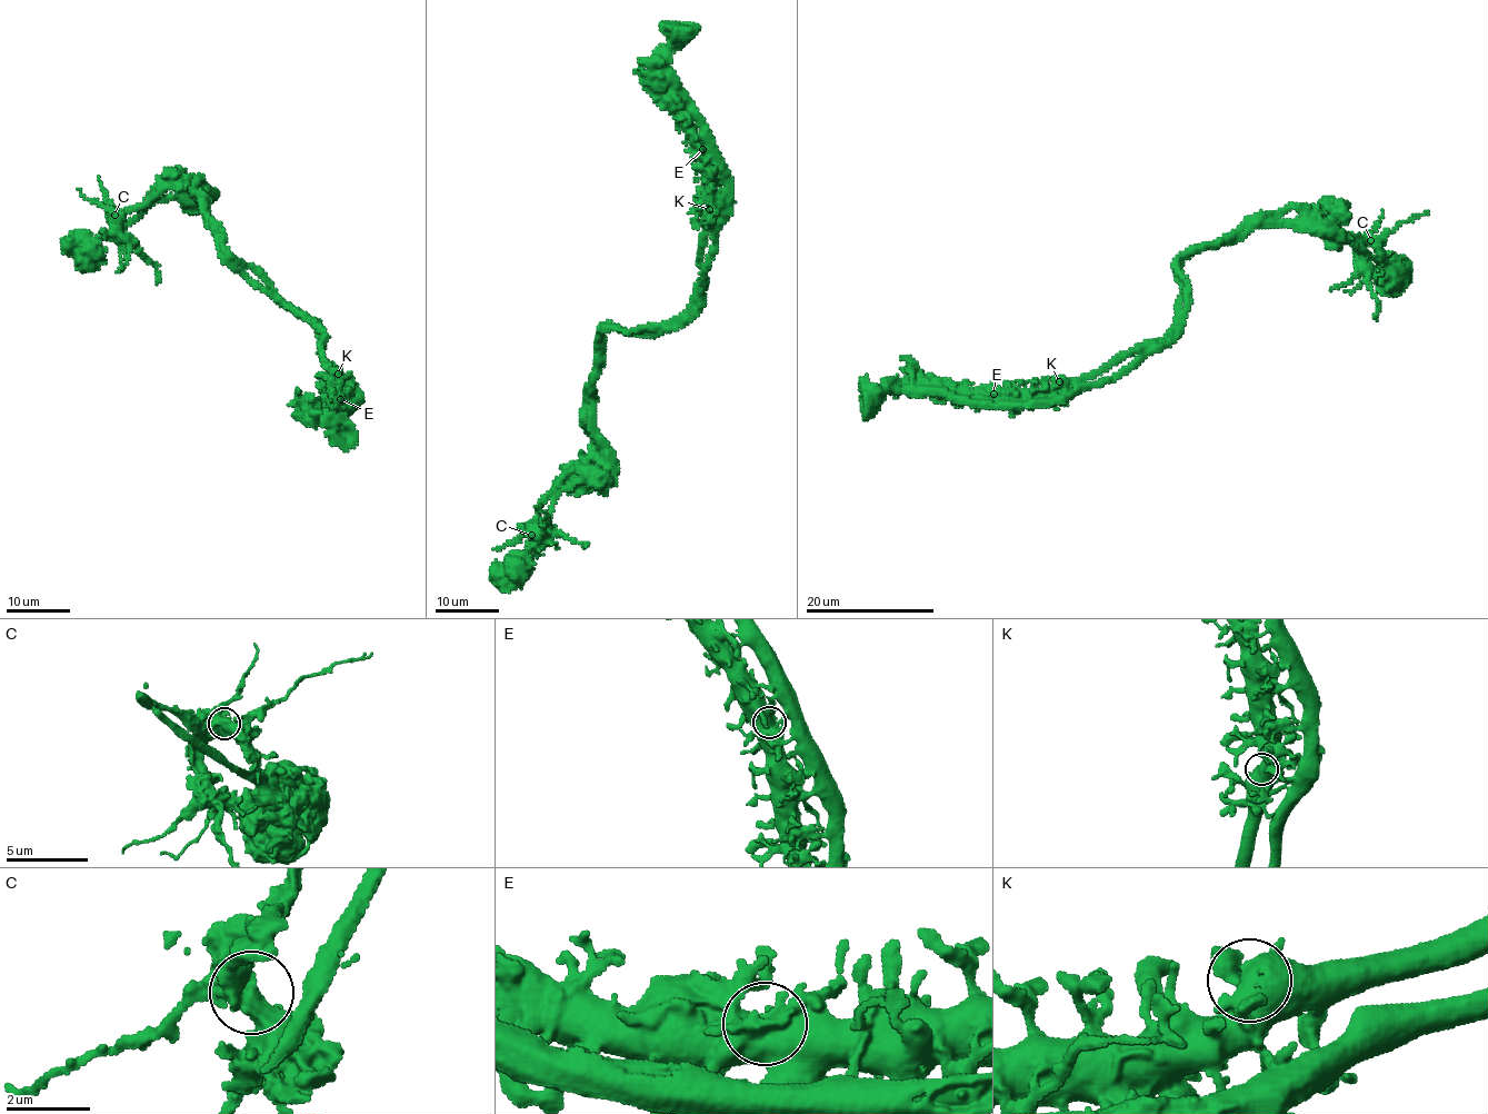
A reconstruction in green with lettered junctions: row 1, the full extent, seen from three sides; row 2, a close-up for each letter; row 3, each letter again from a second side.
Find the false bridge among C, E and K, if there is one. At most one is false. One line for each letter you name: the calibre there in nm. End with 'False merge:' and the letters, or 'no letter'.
E: 650 nm
False merge: E

